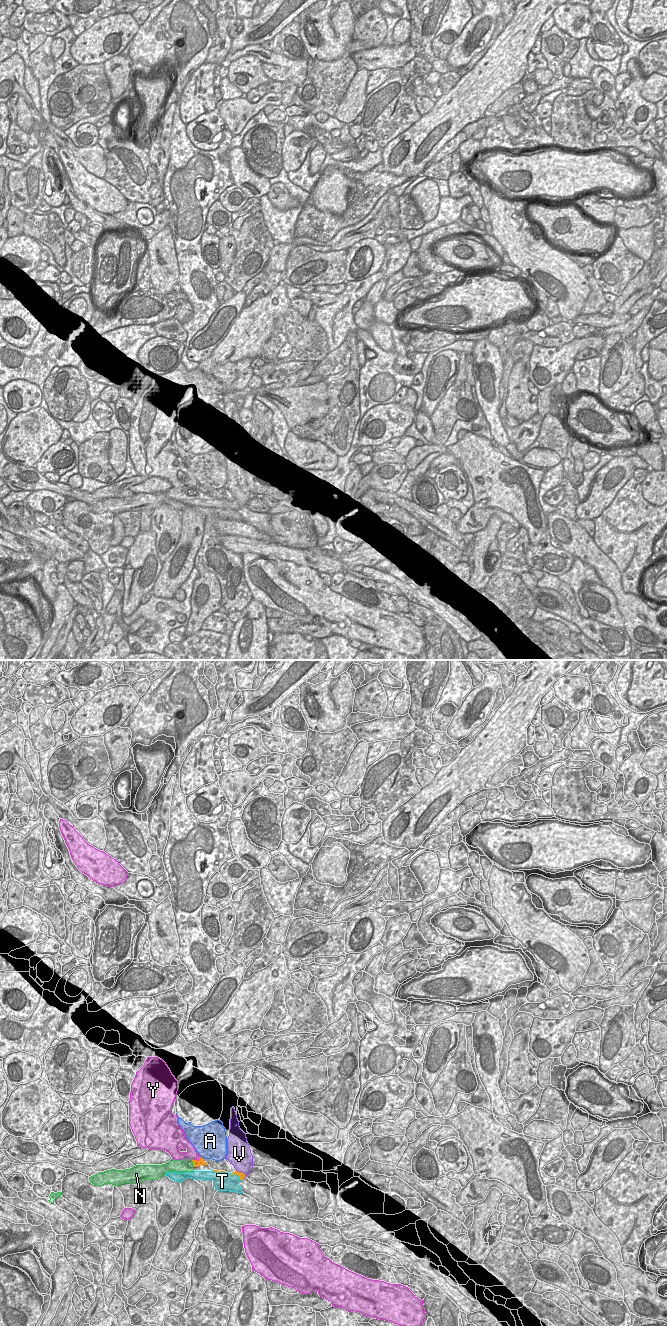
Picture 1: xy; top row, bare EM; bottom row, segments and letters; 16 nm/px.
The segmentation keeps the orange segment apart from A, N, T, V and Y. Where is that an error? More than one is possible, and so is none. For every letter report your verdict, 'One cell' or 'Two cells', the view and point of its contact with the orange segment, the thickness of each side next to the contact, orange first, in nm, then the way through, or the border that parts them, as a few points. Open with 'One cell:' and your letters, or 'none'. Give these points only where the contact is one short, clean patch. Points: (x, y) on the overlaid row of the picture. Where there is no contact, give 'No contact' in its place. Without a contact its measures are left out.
One cell: N
A: Two cells. Touches orange at xy (202, 1158). Thickness 100 nm (orange) against 460 nm
N: One cell. Touches orange at xy (193, 1163). Thickness 100 nm (orange) against 220 nm
T: Two cells. Touches orange at xy (236, 1174). Thickness 100 nm (orange) against 320 nm
V: Two cells. Touches orange at xy (241, 1172). Thickness 100 nm (orange) against 360 nm. Boundary: xy (236, 1170), (246, 1176)
Y: Two cells. Touches orange at xy (196, 1160). Thickness 100 nm (orange) against 170 nm

